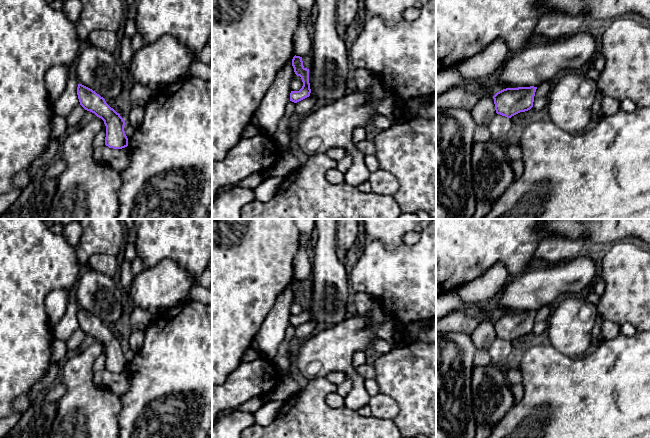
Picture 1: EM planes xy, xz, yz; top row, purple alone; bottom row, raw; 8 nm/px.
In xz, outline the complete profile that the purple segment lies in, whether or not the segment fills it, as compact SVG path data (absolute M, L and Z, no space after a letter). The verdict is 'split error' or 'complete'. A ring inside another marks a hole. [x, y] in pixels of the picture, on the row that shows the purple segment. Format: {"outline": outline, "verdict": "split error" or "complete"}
{"outline": "M296 55L292 59L292 66L295 74L300 76L303 82L303 86L299 91L291 91L290 93L290 101L297 103L310 96L309 69L303 66L302 57Z", "verdict": "complete"}

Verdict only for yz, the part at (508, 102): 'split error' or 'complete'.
complete

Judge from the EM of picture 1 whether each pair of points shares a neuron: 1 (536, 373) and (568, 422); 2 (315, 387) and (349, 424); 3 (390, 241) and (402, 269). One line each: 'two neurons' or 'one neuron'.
1: one neuron
2: one neuron
3: two neurons

